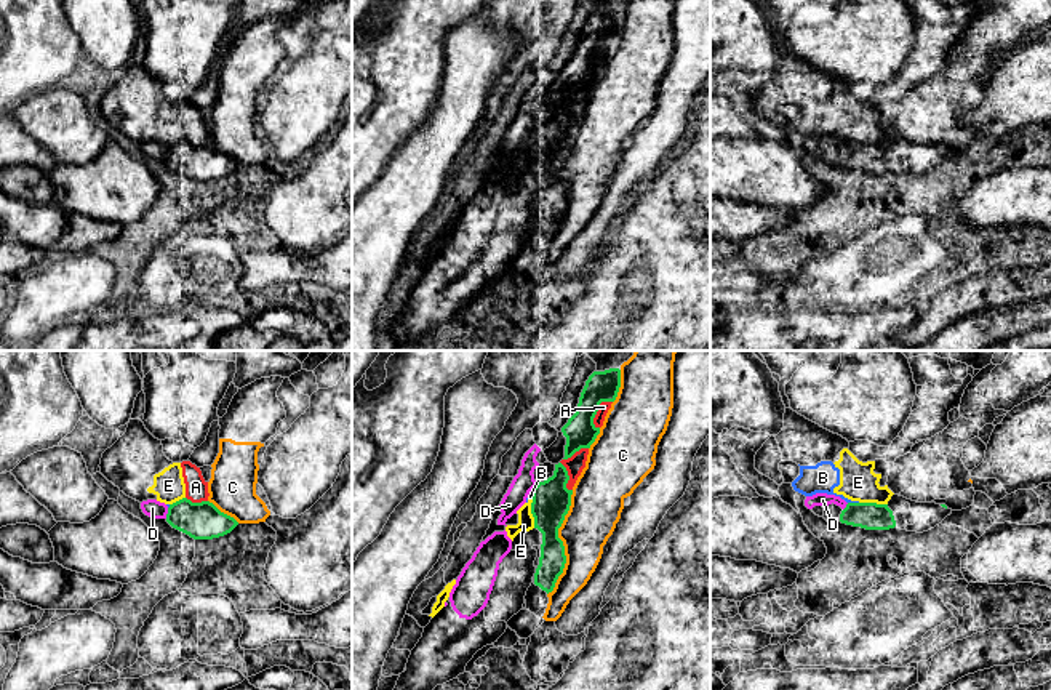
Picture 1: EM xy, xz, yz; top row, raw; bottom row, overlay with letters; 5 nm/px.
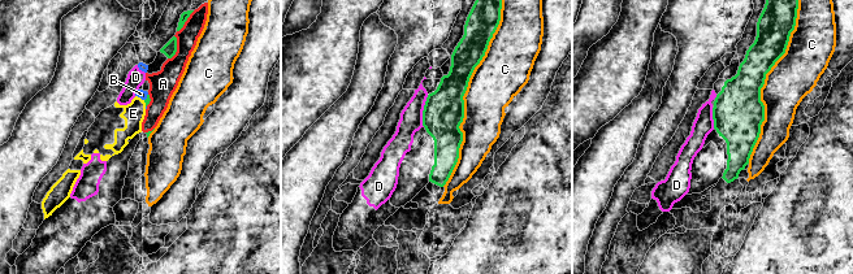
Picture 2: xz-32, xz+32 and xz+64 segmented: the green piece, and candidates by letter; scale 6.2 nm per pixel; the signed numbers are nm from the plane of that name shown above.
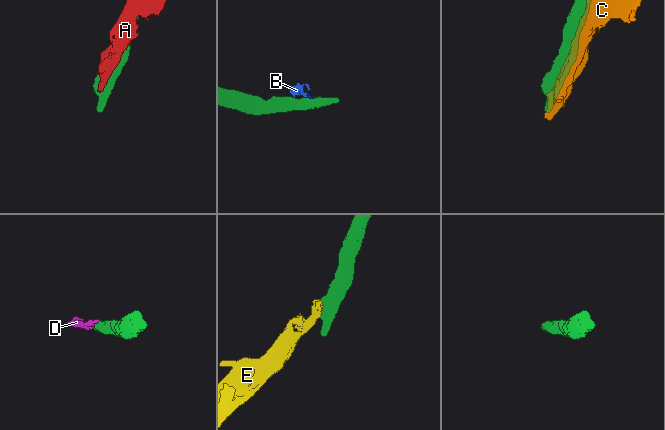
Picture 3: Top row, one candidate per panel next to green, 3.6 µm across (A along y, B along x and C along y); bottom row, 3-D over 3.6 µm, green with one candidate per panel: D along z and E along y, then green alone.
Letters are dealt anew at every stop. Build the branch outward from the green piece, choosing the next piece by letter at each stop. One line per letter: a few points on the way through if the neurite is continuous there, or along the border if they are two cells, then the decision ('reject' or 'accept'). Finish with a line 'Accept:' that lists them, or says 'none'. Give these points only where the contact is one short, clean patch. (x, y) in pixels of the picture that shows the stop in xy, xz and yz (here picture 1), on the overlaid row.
A: reject
B: reject
C: reject
D: accept
E: reject
Accept: D

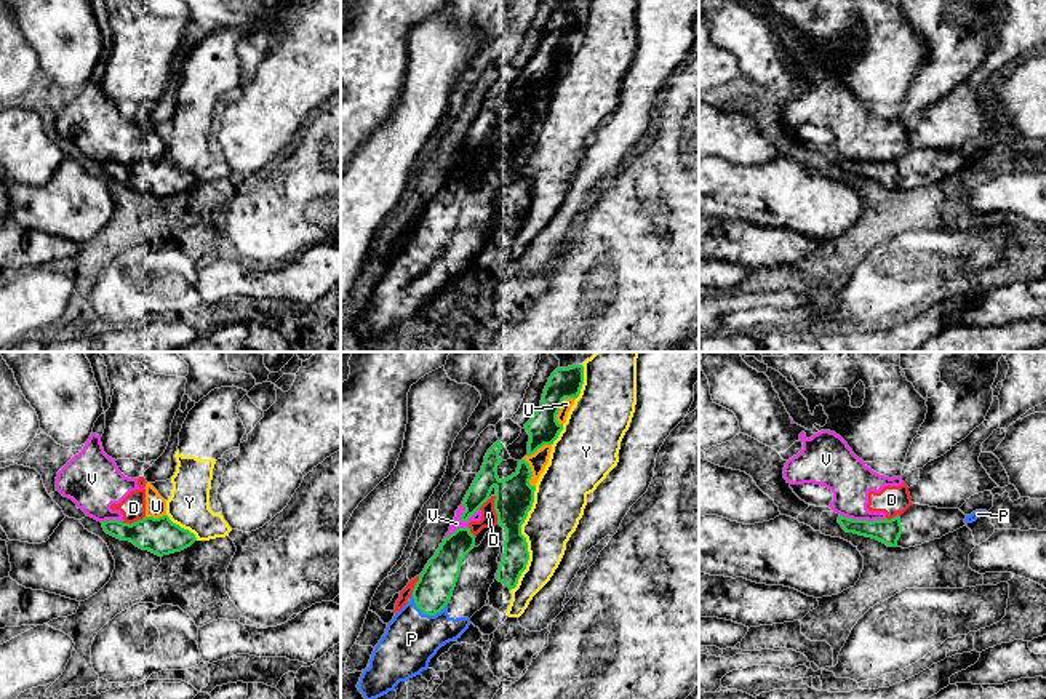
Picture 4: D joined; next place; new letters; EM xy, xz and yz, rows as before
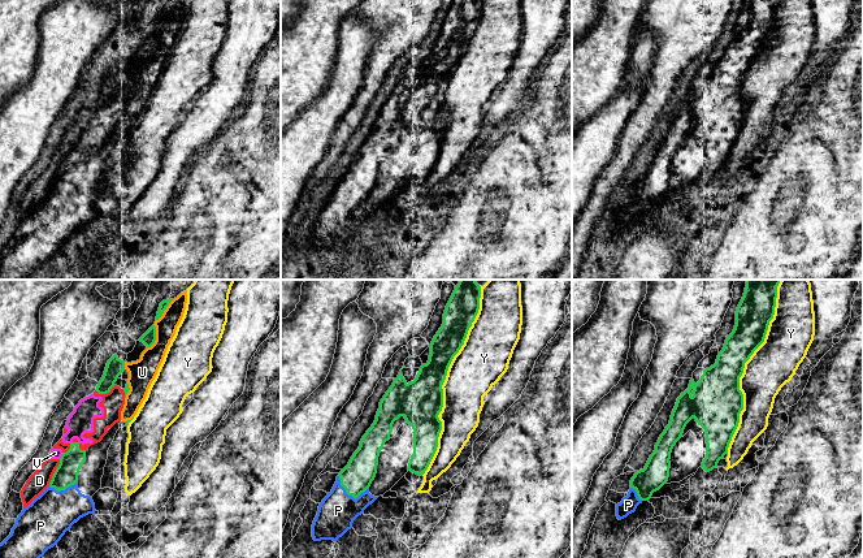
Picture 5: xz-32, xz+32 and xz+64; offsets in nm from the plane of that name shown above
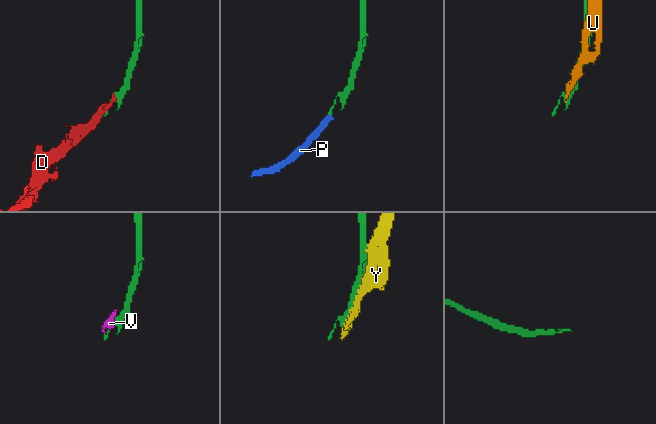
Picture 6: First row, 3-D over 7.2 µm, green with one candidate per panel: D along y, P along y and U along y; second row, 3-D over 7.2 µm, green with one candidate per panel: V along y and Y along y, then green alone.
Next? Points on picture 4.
D: reject
P: way xz (432, 592), (427, 613), (423, 626), (411, 639); accept
U: reject
V: border yz (840, 514), (850, 519), (885, 519); reject
Y: reject
Accept: P

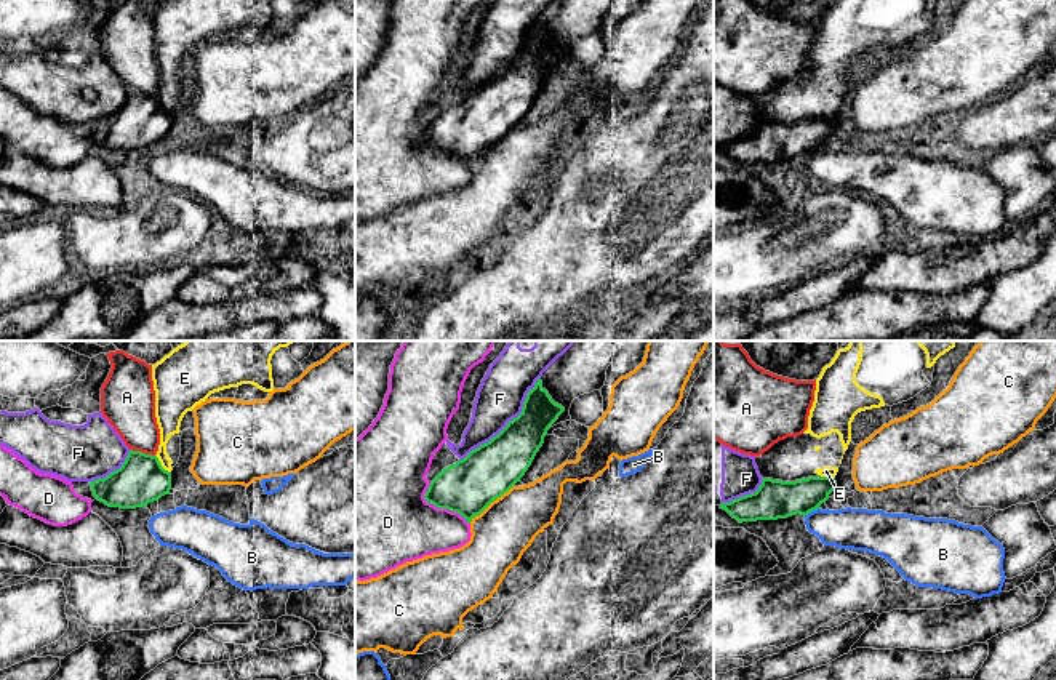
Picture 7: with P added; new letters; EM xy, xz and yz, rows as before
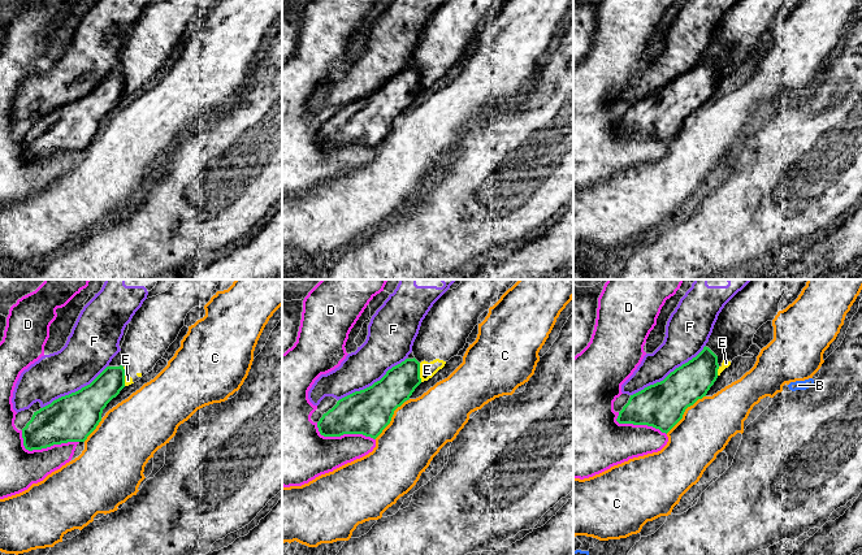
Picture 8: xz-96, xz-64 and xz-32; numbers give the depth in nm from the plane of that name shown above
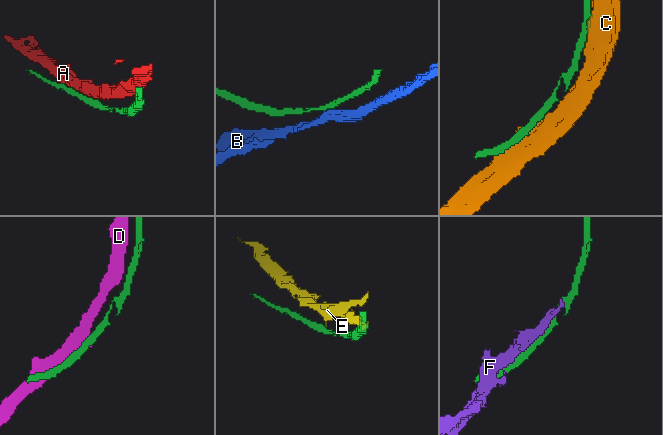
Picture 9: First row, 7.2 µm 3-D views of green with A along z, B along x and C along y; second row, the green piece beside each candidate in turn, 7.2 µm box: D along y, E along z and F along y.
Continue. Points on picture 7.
A: reject
B: border yz (818, 508), (805, 516); reject
C: reject
D: reject
E: border xy (156, 455), (168, 472); reject
F: reject
Accept: none

